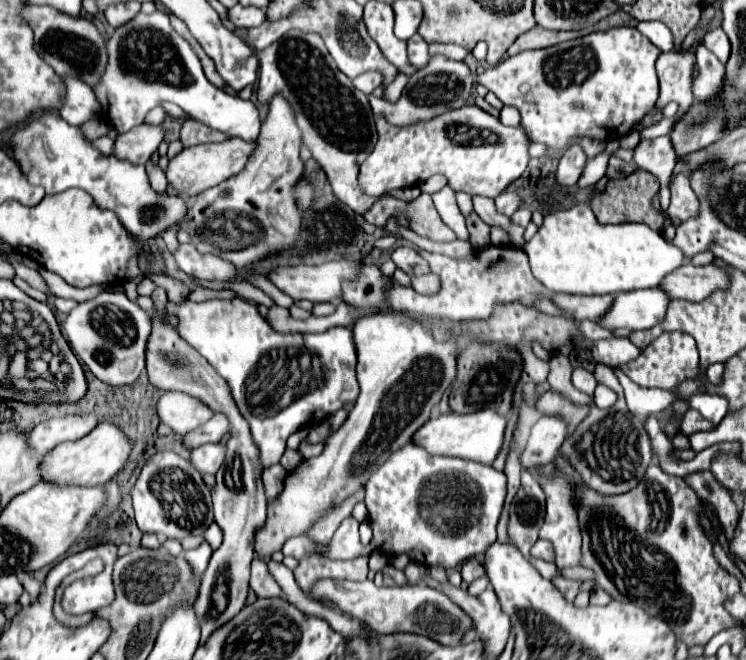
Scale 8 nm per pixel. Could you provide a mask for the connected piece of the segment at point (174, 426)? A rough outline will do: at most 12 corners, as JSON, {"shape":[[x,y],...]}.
{"shape":[[186,393],[158,399],[160,421],[180,435],[204,425],[212,409]]}

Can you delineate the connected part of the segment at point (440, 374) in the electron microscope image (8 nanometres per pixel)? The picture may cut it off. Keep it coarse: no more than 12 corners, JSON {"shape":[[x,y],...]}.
{"shape":[[360,317],[360,397],[290,471],[254,547],[264,559],[430,419],[456,341],[410,317]]}

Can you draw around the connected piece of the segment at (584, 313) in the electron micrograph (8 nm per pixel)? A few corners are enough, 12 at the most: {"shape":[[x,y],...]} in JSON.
{"shape":[[552,293],[550,301],[576,321],[598,321],[614,295]]}

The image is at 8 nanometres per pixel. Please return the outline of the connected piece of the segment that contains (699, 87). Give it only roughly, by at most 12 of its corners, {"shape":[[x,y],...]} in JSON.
{"shape":[[696,45],[700,75],[692,83],[698,101],[708,101],[724,85],[724,65]]}

